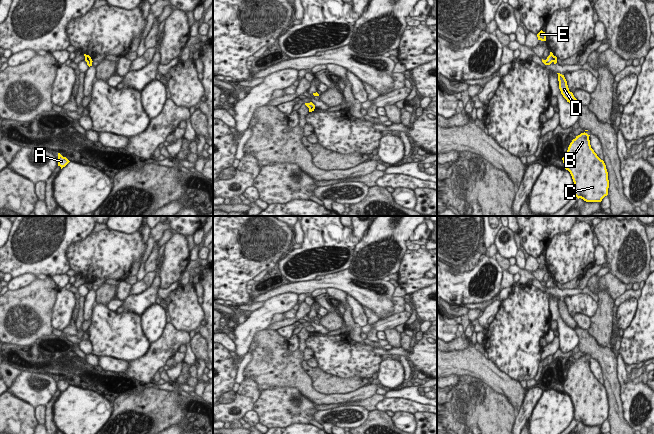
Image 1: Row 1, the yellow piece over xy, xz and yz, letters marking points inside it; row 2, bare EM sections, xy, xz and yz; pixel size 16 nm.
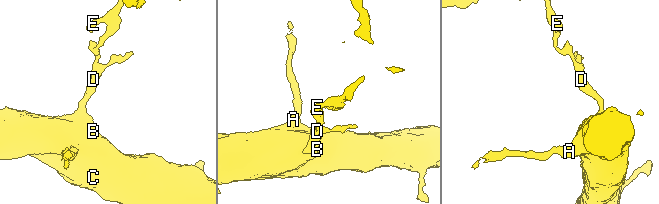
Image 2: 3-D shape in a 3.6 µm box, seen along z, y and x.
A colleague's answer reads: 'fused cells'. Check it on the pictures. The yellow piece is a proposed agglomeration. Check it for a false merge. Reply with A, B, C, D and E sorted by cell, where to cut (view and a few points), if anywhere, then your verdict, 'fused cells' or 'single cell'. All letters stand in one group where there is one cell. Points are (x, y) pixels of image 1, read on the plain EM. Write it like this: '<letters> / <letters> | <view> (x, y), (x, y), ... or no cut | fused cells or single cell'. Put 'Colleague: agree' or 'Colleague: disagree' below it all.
A B C D / E | xy (85, 281), (90, 283) | fused cells
Colleague: agree

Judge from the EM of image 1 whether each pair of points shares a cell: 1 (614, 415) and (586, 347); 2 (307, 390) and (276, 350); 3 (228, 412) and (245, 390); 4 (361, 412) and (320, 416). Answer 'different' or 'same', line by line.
1: same
2: same
3: same
4: same

